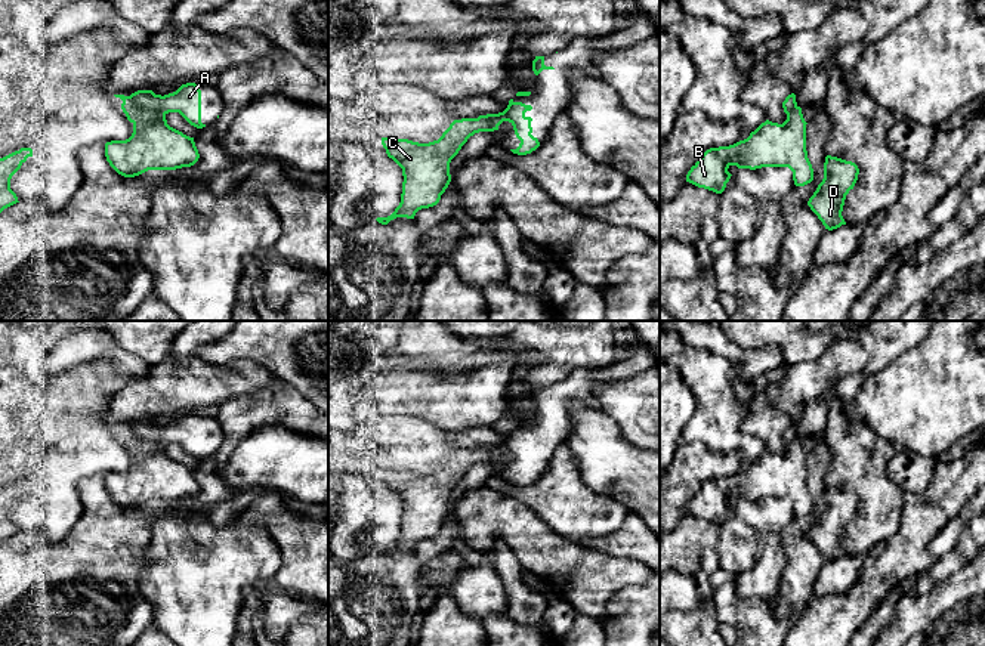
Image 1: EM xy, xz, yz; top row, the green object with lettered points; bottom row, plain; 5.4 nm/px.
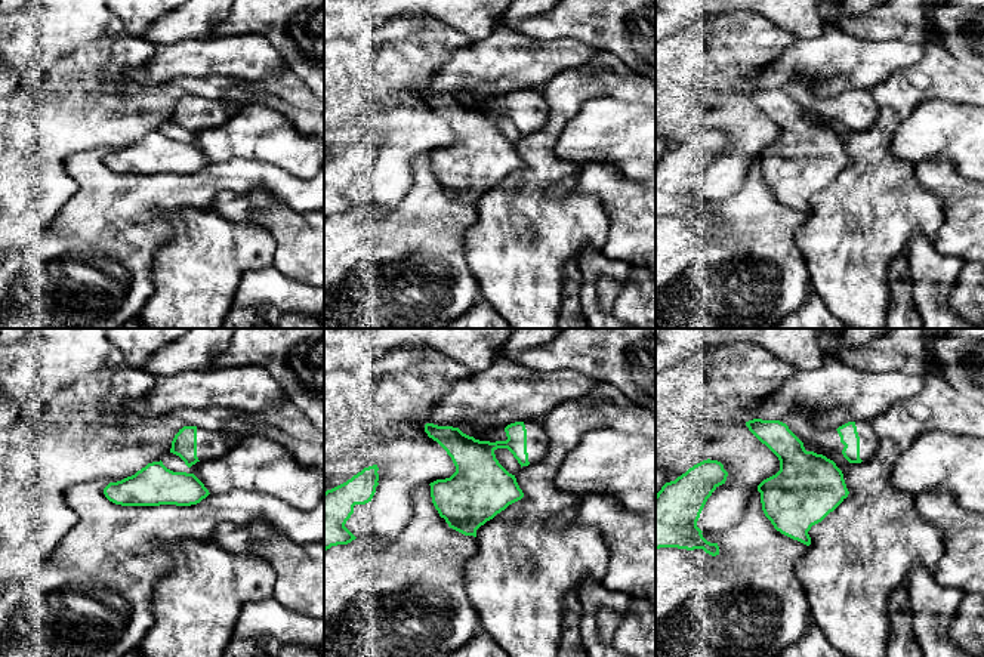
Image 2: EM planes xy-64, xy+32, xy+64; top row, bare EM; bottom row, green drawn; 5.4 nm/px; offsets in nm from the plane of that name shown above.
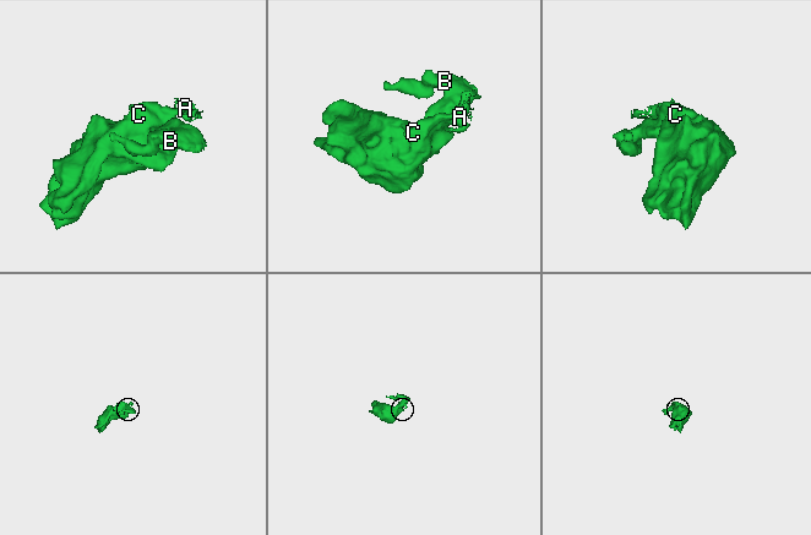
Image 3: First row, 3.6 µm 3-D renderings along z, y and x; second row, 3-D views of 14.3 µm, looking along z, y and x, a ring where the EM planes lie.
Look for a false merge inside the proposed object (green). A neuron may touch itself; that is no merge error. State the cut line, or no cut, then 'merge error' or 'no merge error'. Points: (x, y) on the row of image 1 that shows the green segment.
cut in xy along (127, 96), (138, 107), (157, 110), (164, 114); merge error

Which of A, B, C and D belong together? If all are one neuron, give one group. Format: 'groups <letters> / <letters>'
groups A / B C D

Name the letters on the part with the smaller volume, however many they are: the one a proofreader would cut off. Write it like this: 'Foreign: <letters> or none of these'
Foreign: A

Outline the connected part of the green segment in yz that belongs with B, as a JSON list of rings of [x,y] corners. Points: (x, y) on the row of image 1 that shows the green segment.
[[[794,106],[782,124],[766,120],[750,136],[729,146],[707,149],[691,167],[686,182],[722,194],[731,179],[728,169],[788,167],[796,186],[813,180],[806,151],[806,121]]]

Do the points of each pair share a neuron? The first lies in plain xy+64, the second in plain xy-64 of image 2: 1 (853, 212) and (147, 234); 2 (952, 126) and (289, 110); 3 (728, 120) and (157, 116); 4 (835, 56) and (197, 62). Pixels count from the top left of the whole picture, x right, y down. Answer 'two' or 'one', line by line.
1: two
2: two
3: one
4: one

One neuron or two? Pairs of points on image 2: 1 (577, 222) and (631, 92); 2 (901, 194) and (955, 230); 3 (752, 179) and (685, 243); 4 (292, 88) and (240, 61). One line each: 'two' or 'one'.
1: one
2: two
3: one
4: two

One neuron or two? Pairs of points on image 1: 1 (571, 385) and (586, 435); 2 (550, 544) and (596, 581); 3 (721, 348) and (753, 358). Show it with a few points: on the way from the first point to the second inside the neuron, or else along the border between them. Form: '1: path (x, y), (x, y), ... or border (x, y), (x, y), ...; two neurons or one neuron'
1: border (598, 408), (589, 408), (574, 399), (568, 433); two neurons
2: path (562, 556), (584, 577); one neuron
3: path (728, 349), (746, 358); one neuron

